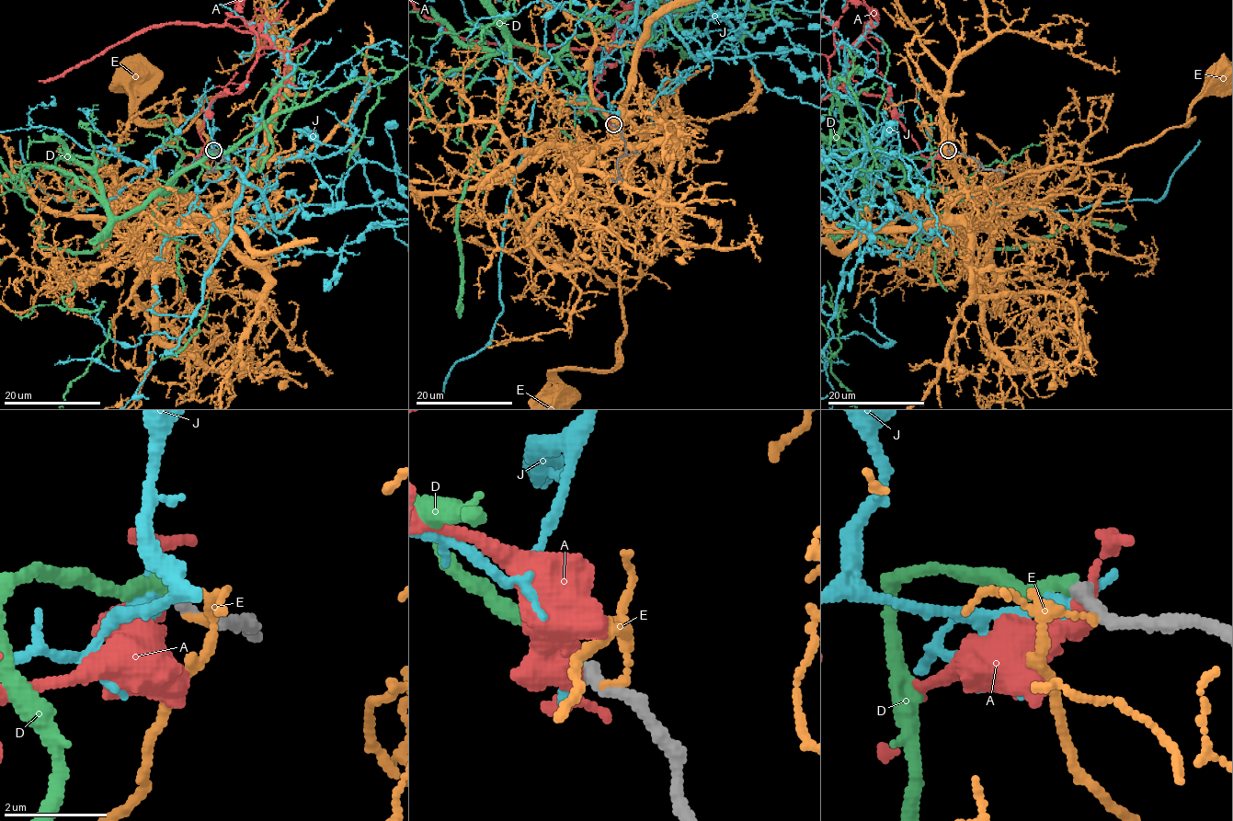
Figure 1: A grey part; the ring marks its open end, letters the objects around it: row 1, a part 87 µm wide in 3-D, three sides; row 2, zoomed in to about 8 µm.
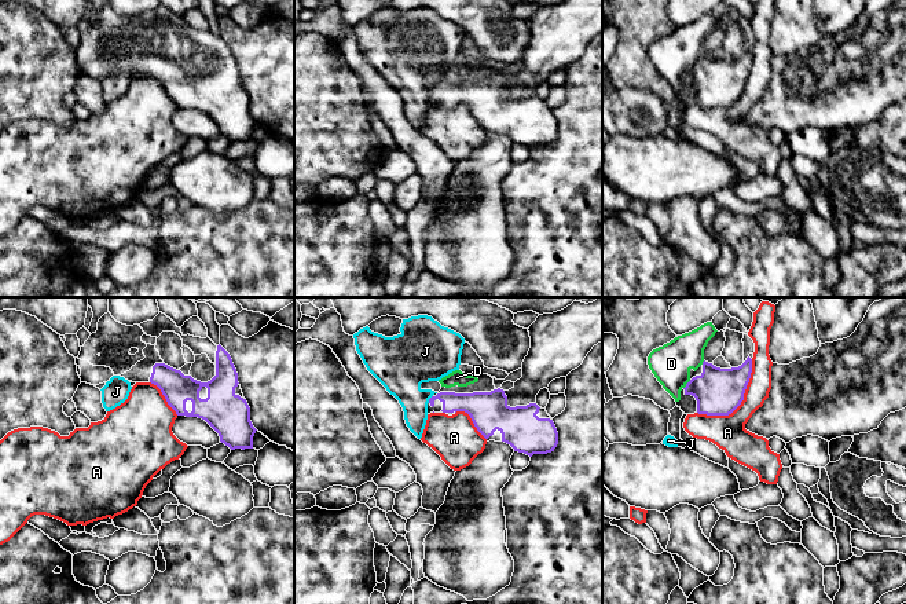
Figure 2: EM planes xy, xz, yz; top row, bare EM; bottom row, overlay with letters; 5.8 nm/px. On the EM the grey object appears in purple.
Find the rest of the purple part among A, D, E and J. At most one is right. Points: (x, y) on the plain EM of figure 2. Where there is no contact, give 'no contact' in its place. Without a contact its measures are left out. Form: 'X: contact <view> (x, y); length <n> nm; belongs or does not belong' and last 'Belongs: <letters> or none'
A: contact yz (740, 95); length 460 nm; does not belong
D: contact yz (686, 76); length 70 nm; belongs
E: no contact; does not belong
J: contact xz (429, 91); length 50 nm; does not belong
Belongs: D

